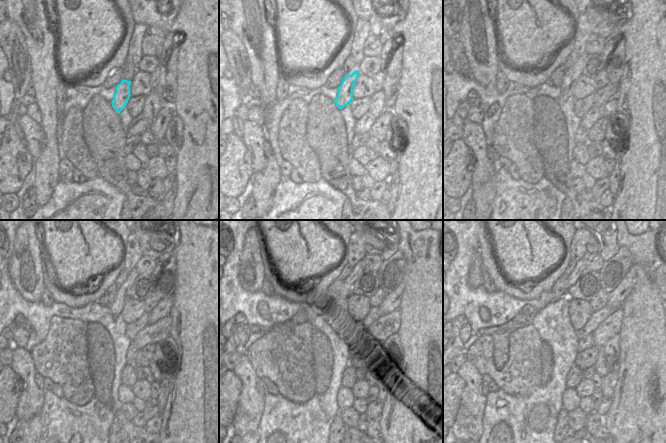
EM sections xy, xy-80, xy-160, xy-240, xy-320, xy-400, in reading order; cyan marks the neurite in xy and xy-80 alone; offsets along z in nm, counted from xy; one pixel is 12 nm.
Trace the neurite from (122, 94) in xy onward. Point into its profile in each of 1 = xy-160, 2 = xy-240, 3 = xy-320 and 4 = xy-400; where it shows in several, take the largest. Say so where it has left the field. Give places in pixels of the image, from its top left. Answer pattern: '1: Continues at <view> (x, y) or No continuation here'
1: Continues at xy-160 (573, 74)
2: Continues at xy-240 (123, 294)
3: Continues at xy-320 (346, 290)
4: Continues at xy-400 (580, 268).

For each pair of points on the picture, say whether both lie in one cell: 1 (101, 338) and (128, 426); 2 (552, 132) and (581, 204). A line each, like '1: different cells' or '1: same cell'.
1: same cell
2: same cell

